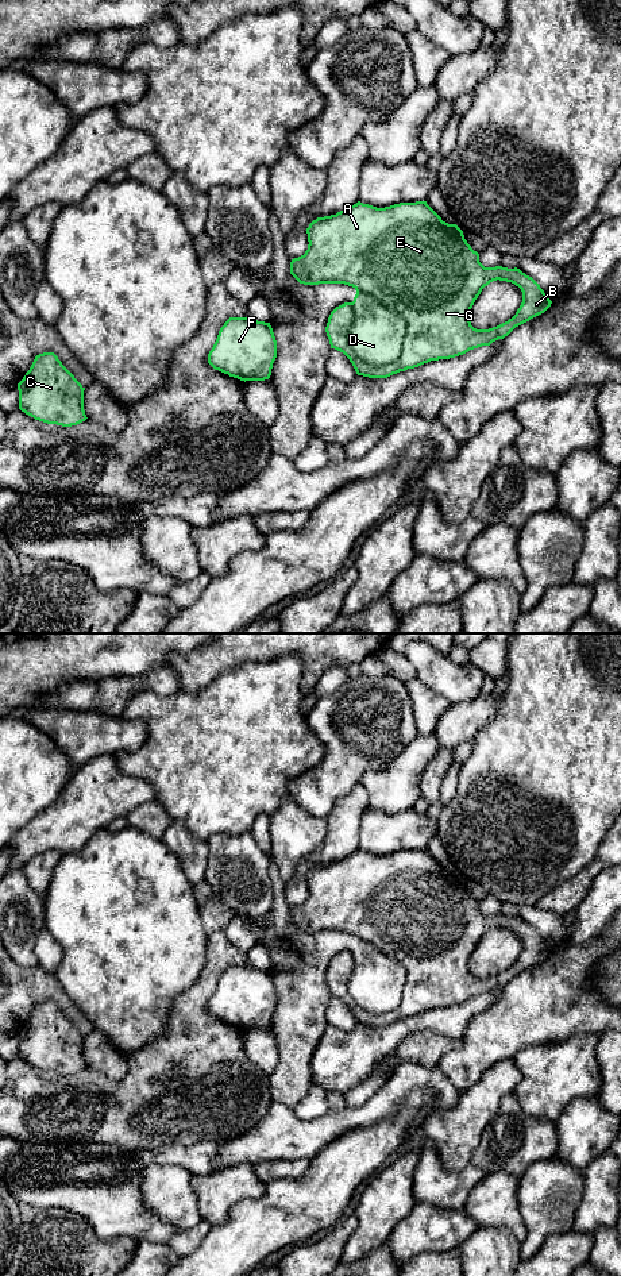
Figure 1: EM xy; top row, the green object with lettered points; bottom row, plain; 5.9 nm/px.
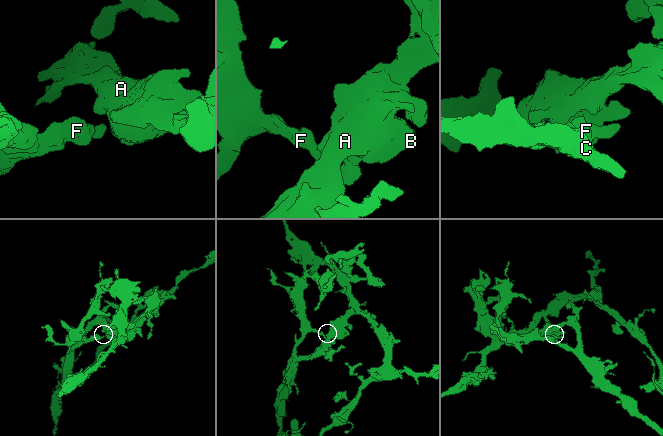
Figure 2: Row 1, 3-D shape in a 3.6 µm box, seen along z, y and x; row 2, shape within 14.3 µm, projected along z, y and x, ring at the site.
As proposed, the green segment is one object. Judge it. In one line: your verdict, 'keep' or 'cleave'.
cleave

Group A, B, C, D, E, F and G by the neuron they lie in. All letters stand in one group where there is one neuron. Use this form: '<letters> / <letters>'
A B C E F G / D

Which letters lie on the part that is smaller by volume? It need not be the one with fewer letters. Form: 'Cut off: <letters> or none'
Cut off: D

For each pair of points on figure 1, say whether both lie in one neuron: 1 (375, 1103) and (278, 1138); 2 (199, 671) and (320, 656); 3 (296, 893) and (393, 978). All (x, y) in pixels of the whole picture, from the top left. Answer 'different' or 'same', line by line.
1: same
2: same
3: different

